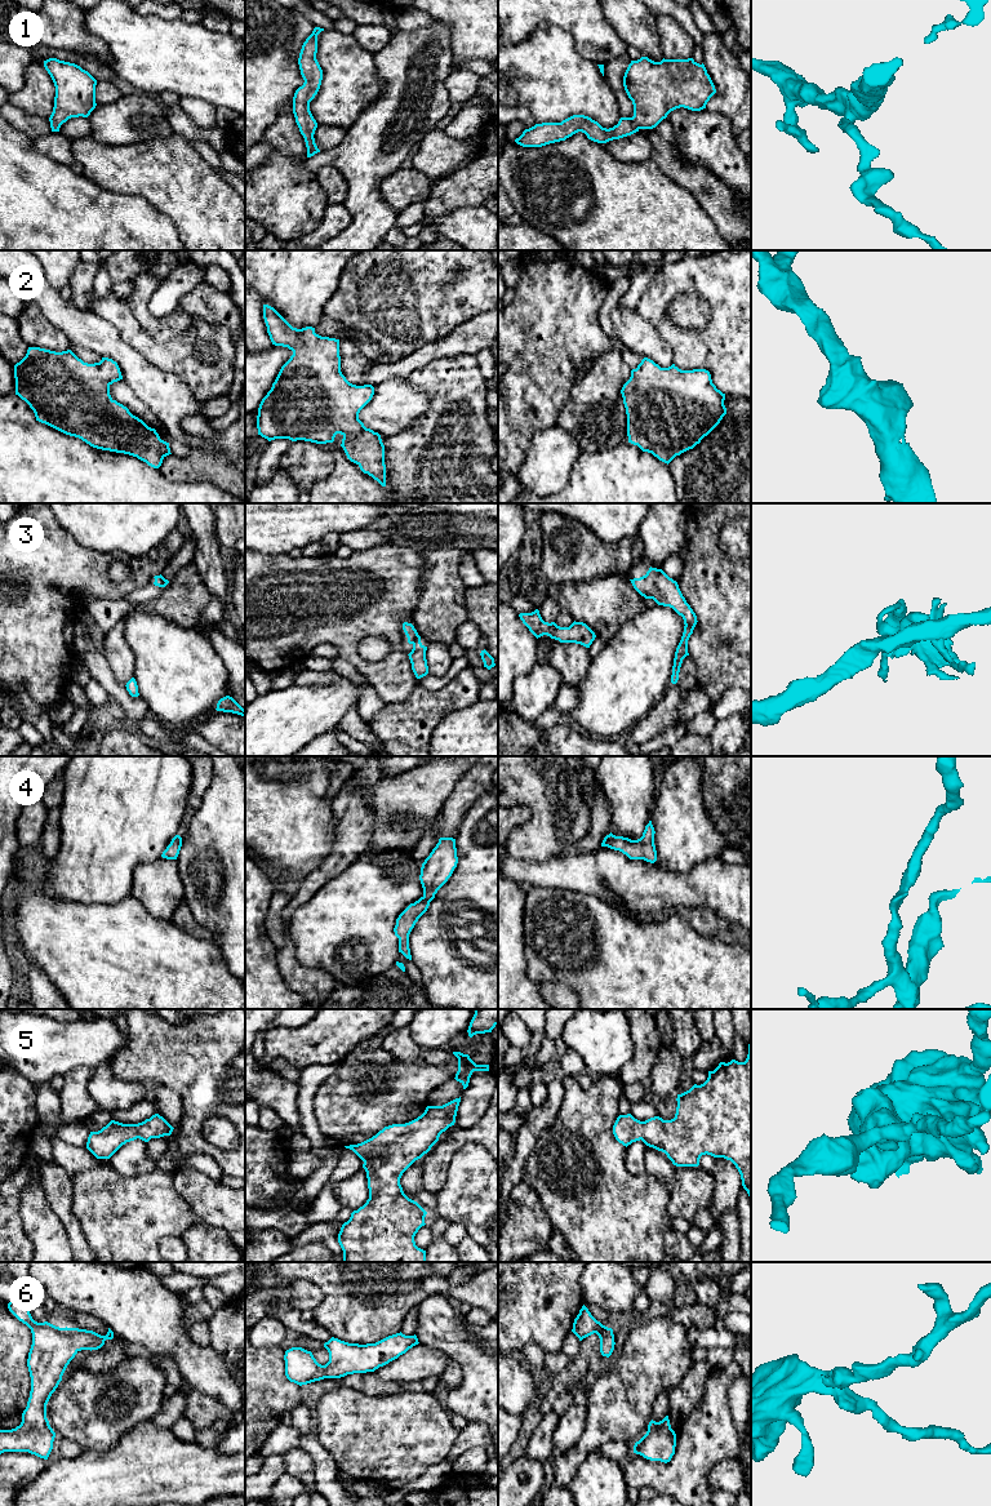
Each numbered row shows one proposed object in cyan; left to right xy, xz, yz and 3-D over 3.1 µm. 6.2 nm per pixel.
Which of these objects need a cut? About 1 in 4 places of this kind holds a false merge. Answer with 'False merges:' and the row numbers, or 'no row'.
False merges: 3

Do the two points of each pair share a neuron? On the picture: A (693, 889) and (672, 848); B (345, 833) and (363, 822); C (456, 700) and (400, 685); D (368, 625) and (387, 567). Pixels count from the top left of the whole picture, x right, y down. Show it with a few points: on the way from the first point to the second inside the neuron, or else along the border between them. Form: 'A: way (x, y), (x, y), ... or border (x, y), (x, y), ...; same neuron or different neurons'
A: border (711, 858), (679, 873), (661, 870), (654, 865); different neurons
B: way (349, 833), (359, 822); same neuron
C: border (417, 684), (404, 700), (386, 703); different neurons
D: way (370, 611), (390, 591), (390, 581); same neuron

